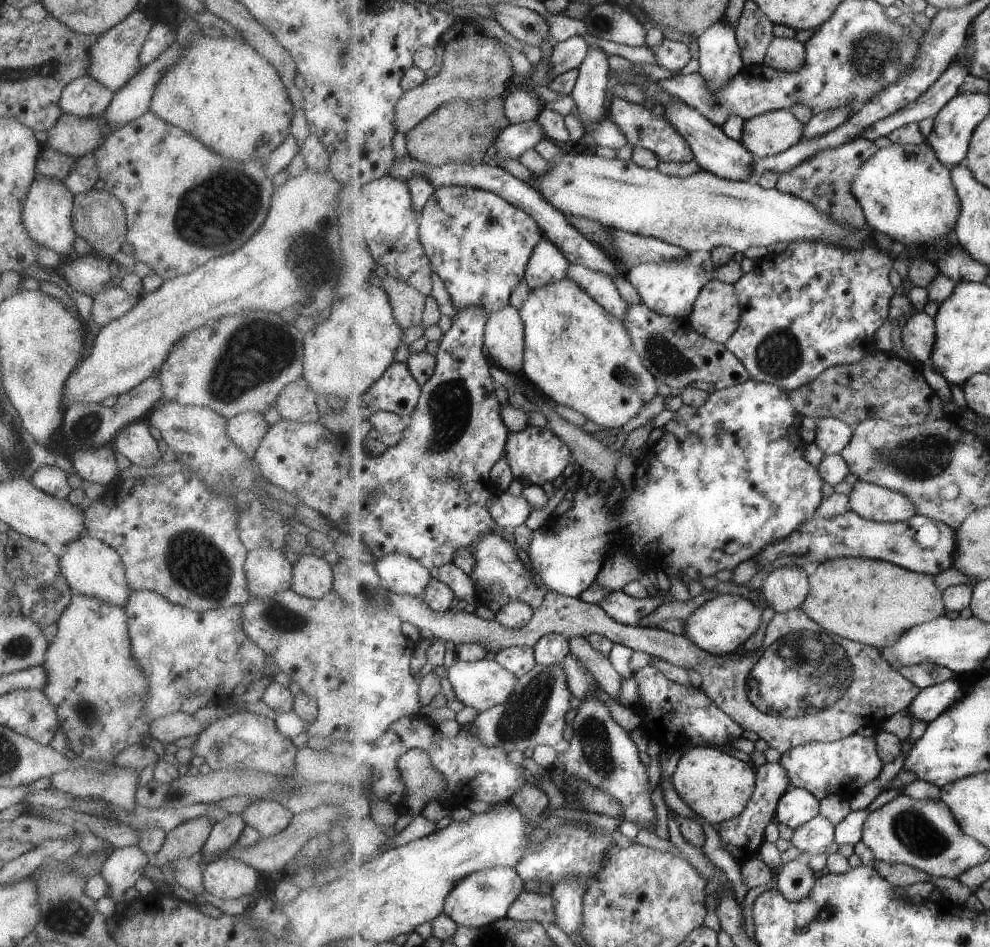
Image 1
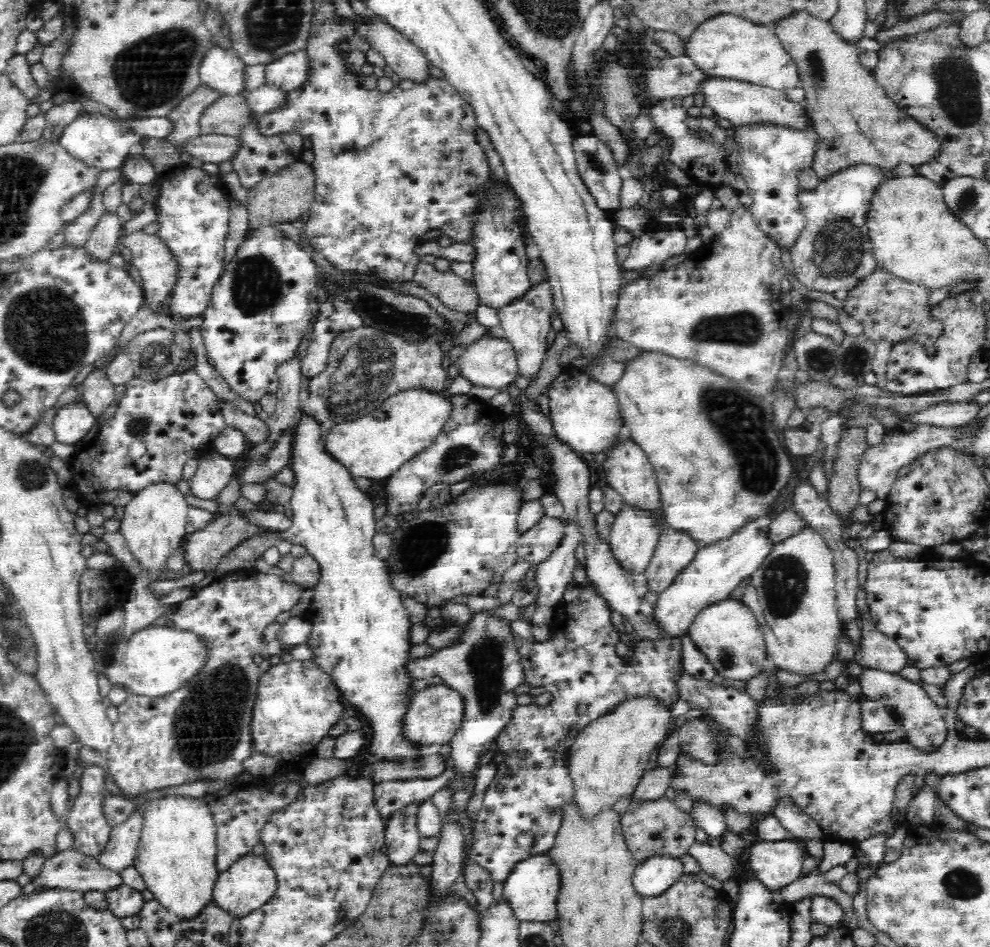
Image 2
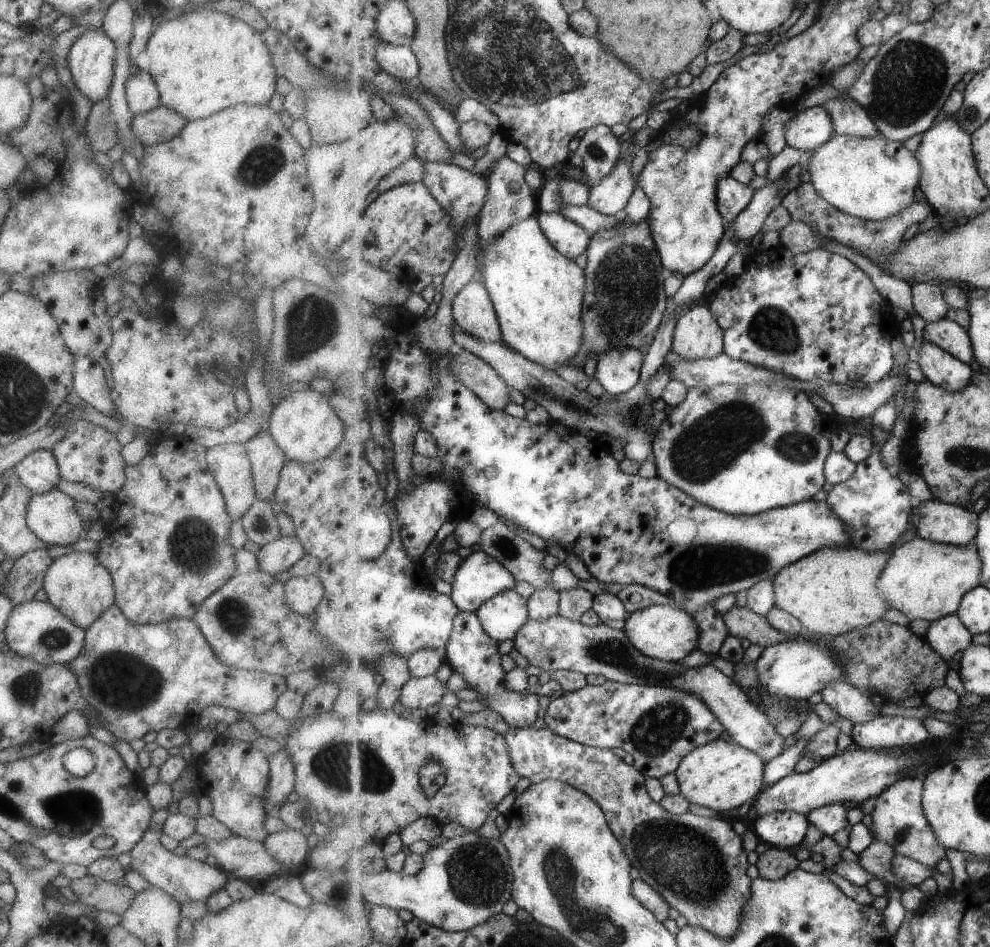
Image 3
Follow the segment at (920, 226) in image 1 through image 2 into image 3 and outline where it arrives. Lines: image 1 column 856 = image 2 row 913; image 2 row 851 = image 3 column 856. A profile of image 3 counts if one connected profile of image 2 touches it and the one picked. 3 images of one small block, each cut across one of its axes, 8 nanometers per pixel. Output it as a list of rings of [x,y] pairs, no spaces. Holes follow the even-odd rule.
[[[835,134],[813,154],[808,171],[819,194],[835,205],[835,208],[869,221],[885,220],[901,214],[903,210],[911,208],[911,204],[915,204],[915,190],[921,190],[923,178],[923,166],[915,153],[907,150],[903,142],[889,140],[882,135],[865,138]]]

